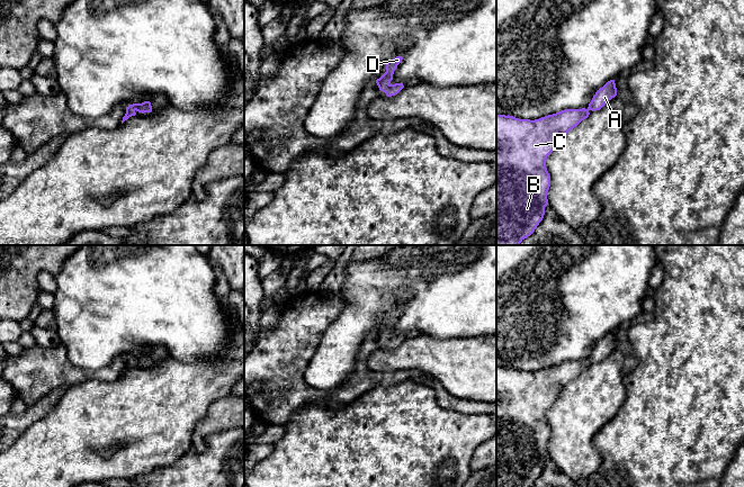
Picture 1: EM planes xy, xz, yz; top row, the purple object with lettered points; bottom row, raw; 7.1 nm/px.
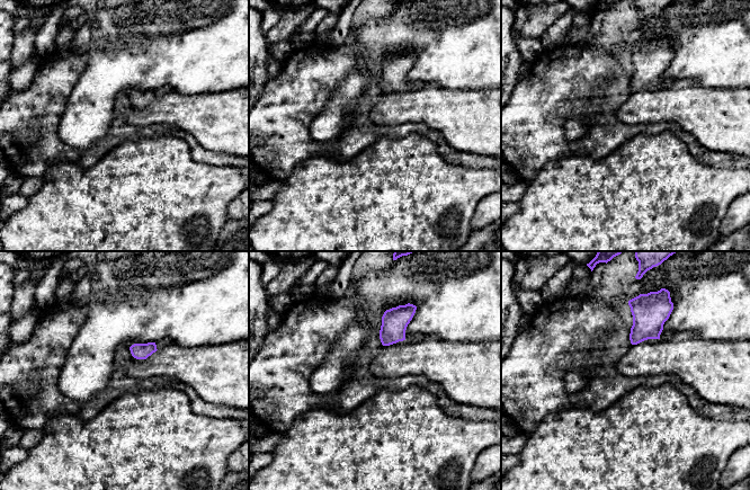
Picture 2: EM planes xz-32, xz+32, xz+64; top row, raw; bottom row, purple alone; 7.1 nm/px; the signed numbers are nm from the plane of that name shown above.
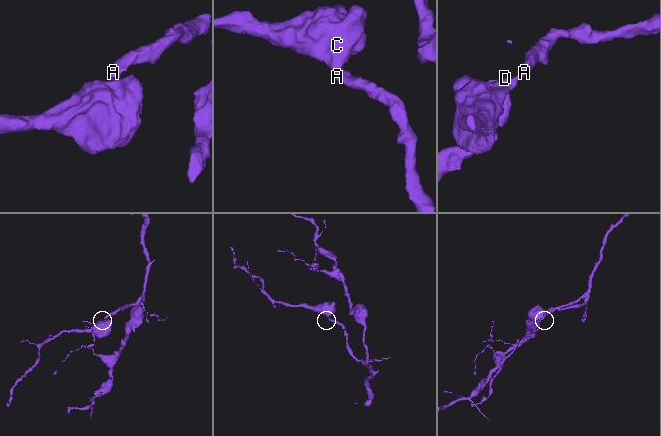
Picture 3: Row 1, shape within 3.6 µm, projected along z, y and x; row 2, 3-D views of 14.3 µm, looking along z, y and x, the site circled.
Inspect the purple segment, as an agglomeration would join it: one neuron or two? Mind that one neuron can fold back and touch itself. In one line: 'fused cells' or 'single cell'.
single cell

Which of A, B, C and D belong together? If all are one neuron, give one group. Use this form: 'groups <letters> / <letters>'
groups A B C D

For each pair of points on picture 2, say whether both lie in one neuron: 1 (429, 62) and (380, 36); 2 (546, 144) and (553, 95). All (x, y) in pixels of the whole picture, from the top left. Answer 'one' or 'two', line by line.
1: one
2: one

